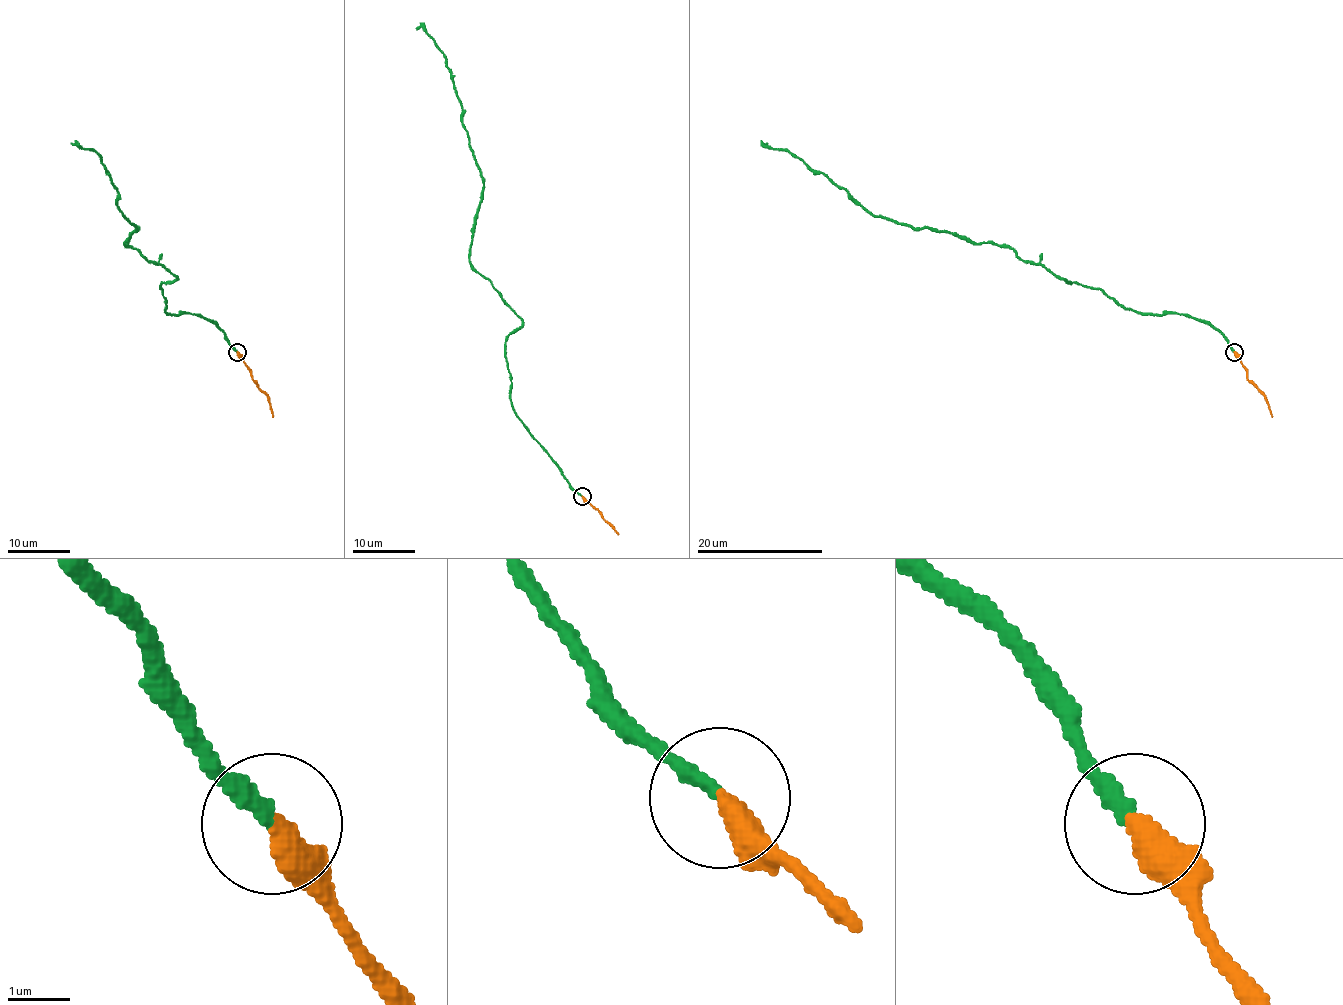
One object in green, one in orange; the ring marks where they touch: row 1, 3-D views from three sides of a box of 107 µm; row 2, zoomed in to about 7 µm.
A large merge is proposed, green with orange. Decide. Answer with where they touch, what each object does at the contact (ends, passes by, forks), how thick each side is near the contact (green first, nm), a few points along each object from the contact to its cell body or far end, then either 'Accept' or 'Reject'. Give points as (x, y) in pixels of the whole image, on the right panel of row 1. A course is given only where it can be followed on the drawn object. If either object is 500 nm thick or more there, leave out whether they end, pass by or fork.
Place: (1234, 352). At the ring green ends. At the ring orange ends. Thickness 280 nm (green) against 440 nm. Course of green: (1234, 351), (1202, 322), (1121, 308), (1008, 246), (868, 213), (821, 173), (760, 140). Course of orange: (1234, 351), (1248, 380), (1263, 397), (1271, 417). Reject

